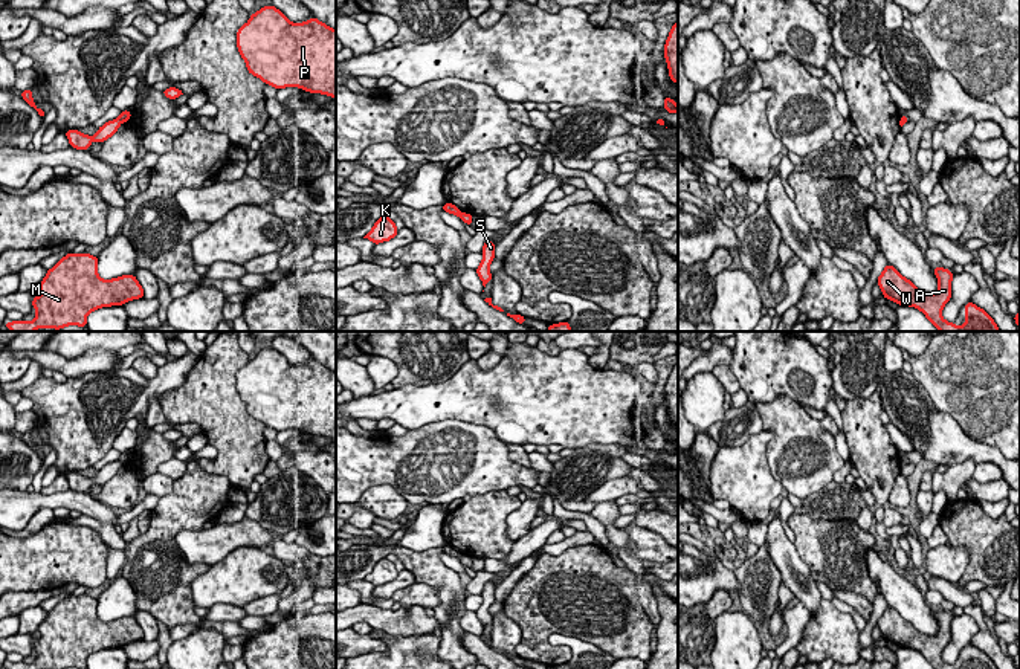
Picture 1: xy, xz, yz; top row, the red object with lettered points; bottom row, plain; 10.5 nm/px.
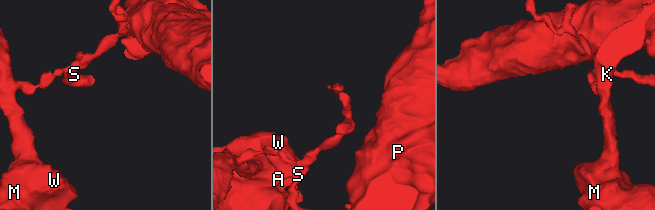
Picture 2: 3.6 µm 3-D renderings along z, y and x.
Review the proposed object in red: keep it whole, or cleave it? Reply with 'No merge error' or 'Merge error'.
Merge error

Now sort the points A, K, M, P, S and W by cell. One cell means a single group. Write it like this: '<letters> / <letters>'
A K M P W / S

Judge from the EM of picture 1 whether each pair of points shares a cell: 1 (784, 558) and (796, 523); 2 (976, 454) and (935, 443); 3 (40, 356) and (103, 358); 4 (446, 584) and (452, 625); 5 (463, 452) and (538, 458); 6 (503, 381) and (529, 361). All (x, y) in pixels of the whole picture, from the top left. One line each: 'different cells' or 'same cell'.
1: different cells
2: same cell
3: same cell
4: same cell
5: different cells
6: same cell

